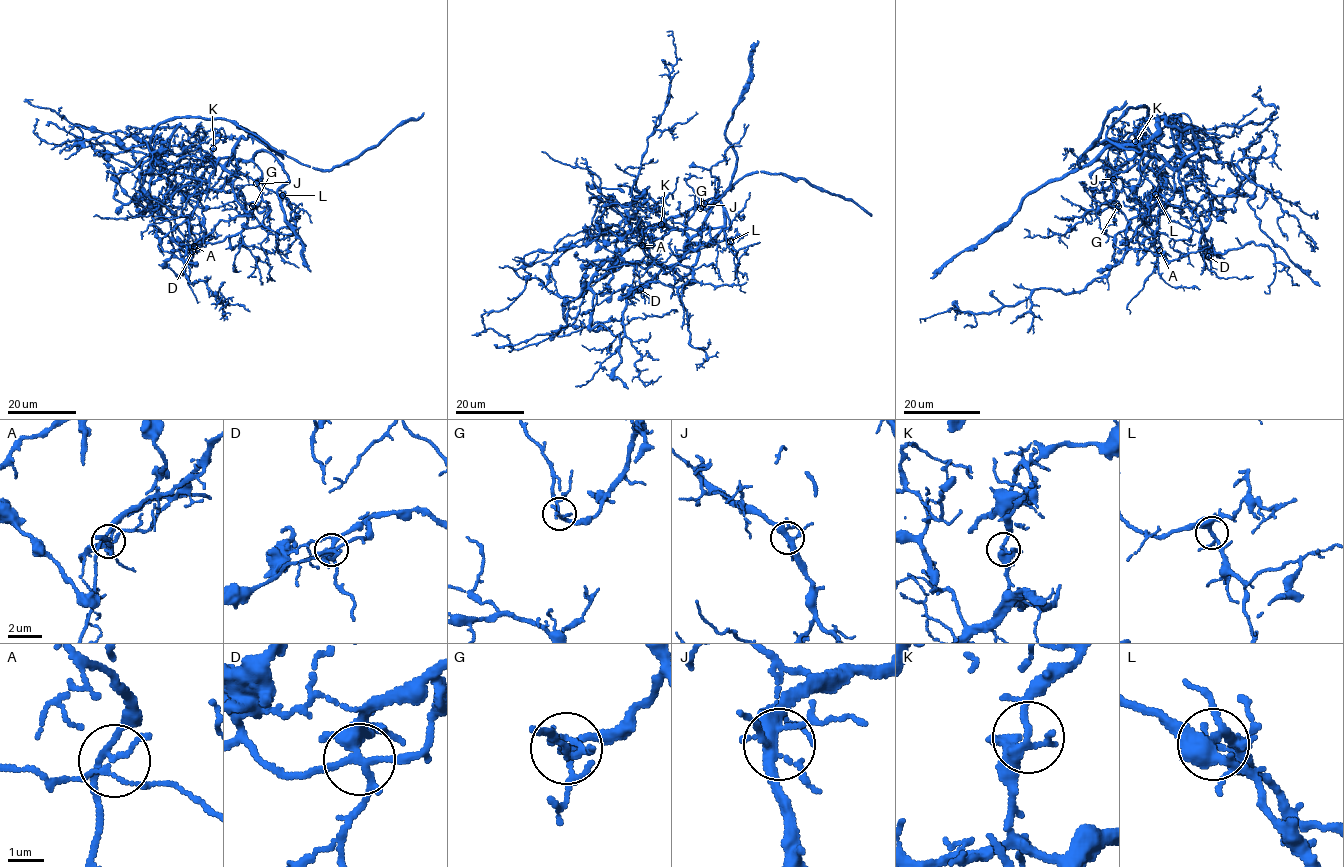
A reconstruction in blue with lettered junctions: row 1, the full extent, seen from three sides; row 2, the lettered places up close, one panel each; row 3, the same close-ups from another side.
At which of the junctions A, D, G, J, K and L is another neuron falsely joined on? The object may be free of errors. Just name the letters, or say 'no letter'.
no letter

